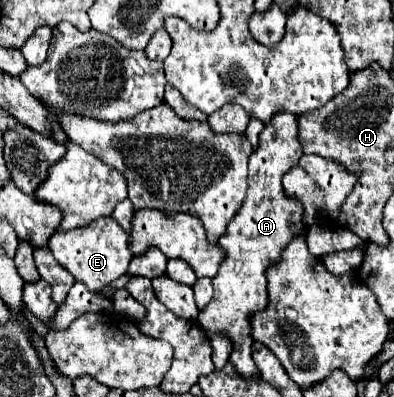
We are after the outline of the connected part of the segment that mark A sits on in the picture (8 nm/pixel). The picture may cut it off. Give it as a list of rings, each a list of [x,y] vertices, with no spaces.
[[[279,111],[275,113],[275,119],[267,123],[267,127],[271,129],[261,131],[259,145],[249,157],[249,189],[243,205],[219,239],[219,245],[227,251],[227,257],[213,281],[213,301],[197,317],[207,335],[223,331],[231,337],[233,353],[229,361],[239,369],[239,373],[243,373],[243,377],[259,377],[259,371],[251,359],[251,317],[267,307],[267,269],[279,263],[281,251],[295,235],[301,235],[305,227],[303,205],[287,197],[281,187],[283,173],[295,167],[303,155],[297,139],[297,117],[287,111]]]

